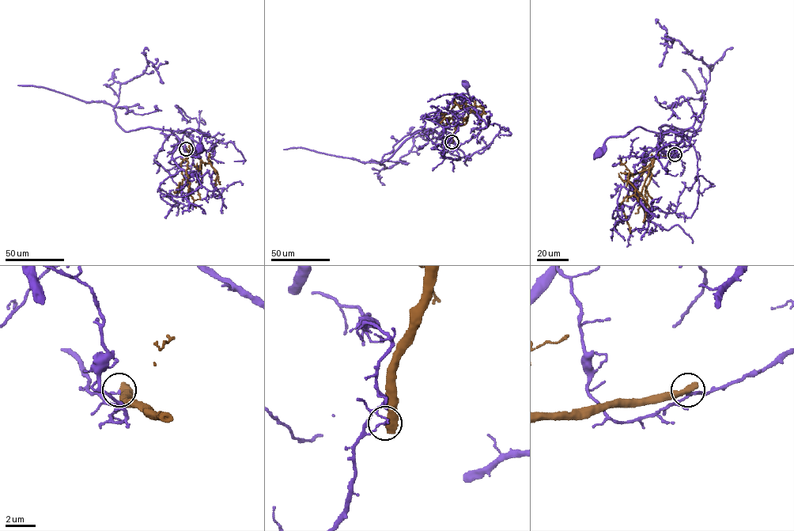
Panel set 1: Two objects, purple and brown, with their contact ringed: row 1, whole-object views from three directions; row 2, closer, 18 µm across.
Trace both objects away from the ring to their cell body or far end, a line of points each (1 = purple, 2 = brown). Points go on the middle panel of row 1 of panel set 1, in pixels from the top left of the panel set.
1: (451, 142), (449, 132), (439, 134), (448, 138), (445, 130), (448, 121), (465, 106), (475, 104), (466, 85)
2: (451, 142), (455, 127), (451, 110), (455, 100), (461, 108)

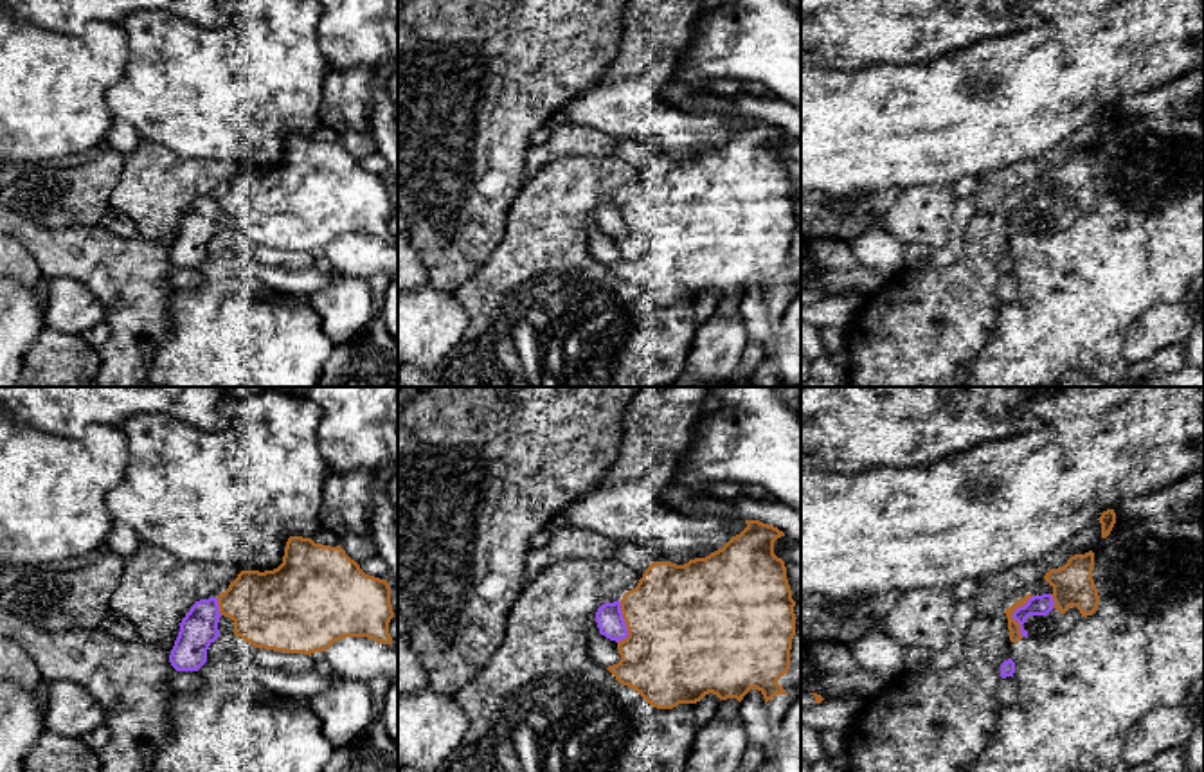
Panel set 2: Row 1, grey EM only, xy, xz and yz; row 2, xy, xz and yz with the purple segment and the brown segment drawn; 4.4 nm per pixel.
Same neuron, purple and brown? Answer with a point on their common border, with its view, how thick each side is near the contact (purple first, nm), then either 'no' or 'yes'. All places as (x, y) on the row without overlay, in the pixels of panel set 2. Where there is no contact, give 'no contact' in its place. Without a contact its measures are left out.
yz (1014, 211) | 100/60 nm | no

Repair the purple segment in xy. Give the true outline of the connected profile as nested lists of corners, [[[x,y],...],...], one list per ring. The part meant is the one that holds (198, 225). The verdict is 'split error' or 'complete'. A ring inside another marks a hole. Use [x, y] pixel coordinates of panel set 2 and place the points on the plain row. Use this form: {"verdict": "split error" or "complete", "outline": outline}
{"verdict": "complete", "outline": [[[218,194],[200,196],[191,203],[169,252],[176,268],[198,268],[207,259],[207,247],[220,234],[220,214]]]}

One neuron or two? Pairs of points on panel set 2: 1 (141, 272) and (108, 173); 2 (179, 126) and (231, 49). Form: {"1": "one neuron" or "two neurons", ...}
{"1": "two neurons", "2": "one neuron"}

